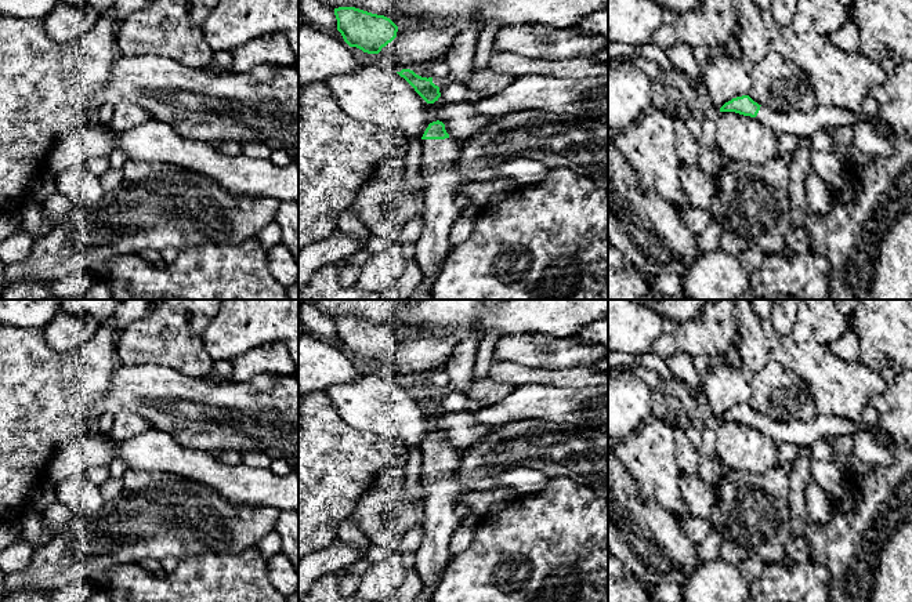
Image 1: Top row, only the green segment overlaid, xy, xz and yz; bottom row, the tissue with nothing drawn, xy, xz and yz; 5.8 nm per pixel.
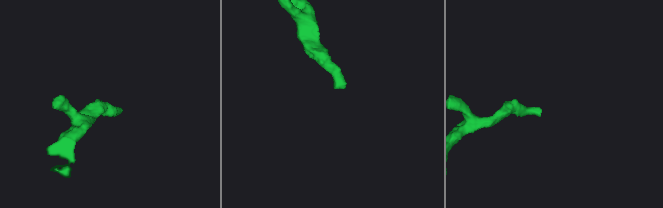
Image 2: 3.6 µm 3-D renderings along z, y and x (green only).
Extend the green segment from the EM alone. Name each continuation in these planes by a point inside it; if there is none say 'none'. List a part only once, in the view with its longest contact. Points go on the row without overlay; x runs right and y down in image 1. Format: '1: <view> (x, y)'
1: xz (438, 465)

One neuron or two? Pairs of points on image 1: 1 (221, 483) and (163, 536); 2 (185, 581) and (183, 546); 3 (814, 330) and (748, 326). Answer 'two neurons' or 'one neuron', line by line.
1: two neurons
2: two neurons
3: two neurons

